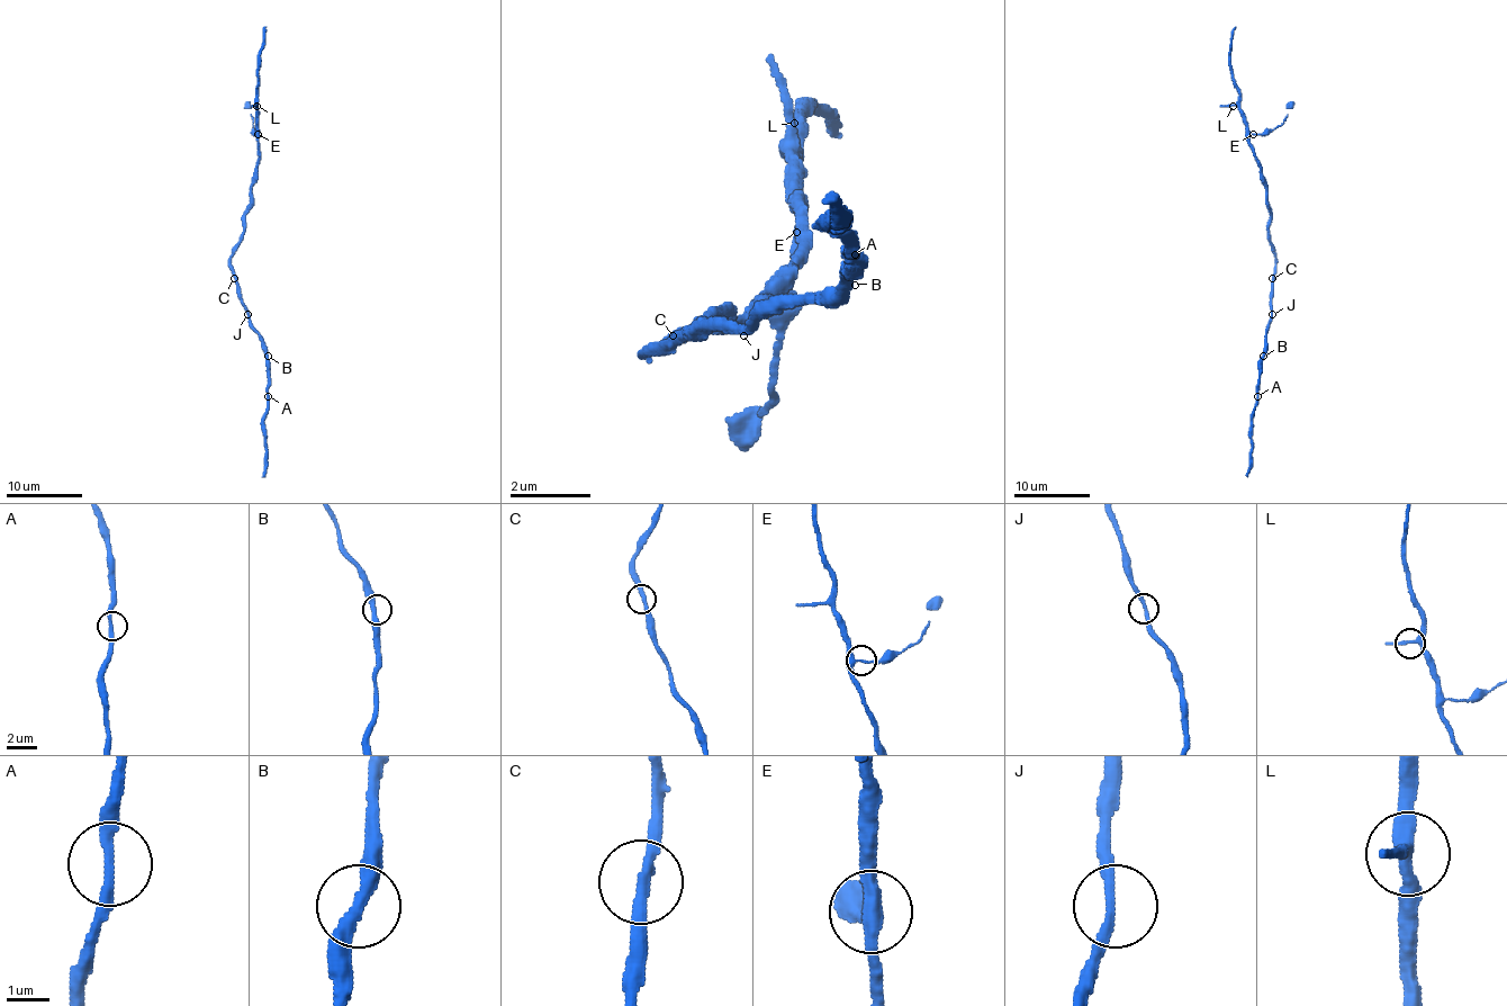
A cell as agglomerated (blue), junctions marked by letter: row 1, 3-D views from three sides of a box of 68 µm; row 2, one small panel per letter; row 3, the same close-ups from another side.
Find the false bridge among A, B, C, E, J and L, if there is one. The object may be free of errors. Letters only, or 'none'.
none

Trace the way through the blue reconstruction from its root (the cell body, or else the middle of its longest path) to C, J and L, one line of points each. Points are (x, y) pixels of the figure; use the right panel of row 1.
C: (1274, 250), (1272, 278)
J: (1274, 250), (1272, 314)
L: (1274, 250), (1269, 233), (1271, 208), (1265, 178), (1248, 140), (1244, 114), (1233, 106)

